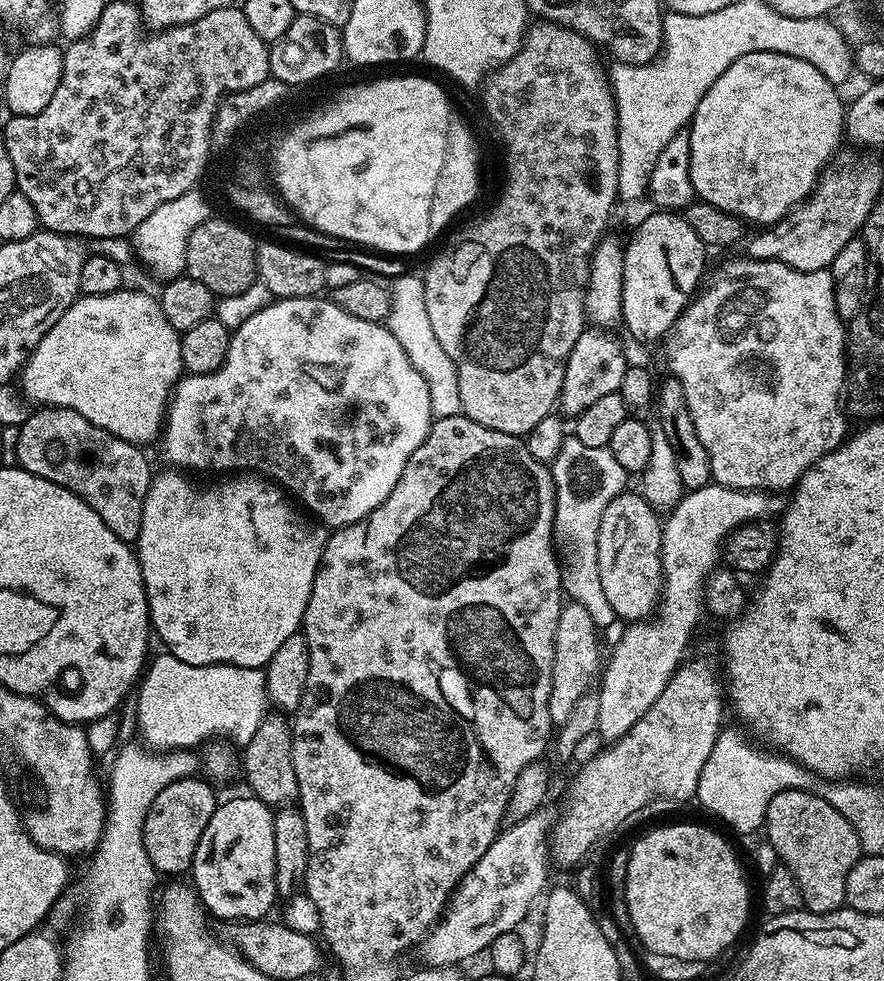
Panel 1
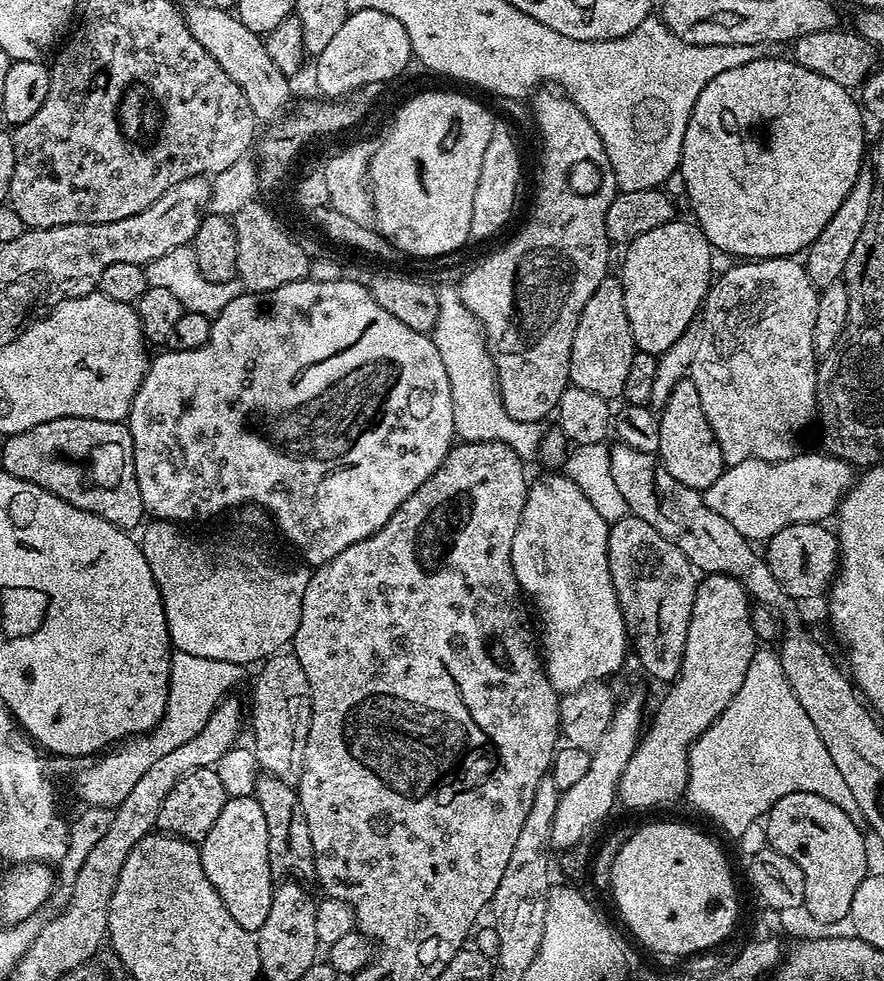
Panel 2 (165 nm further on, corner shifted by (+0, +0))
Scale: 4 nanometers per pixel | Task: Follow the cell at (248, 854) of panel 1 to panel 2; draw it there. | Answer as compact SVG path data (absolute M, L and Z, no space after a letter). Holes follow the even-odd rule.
M234 797L222 806L222 814L218 814L214 826L210 826L210 834L199 841L202 870L206 870L206 878L210 878L210 886L218 890L218 898L230 910L234 922L242 926L242 930L256 933L266 922L266 914L270 914L274 875L270 868L267 850L267 824L262 807L256 797Z

